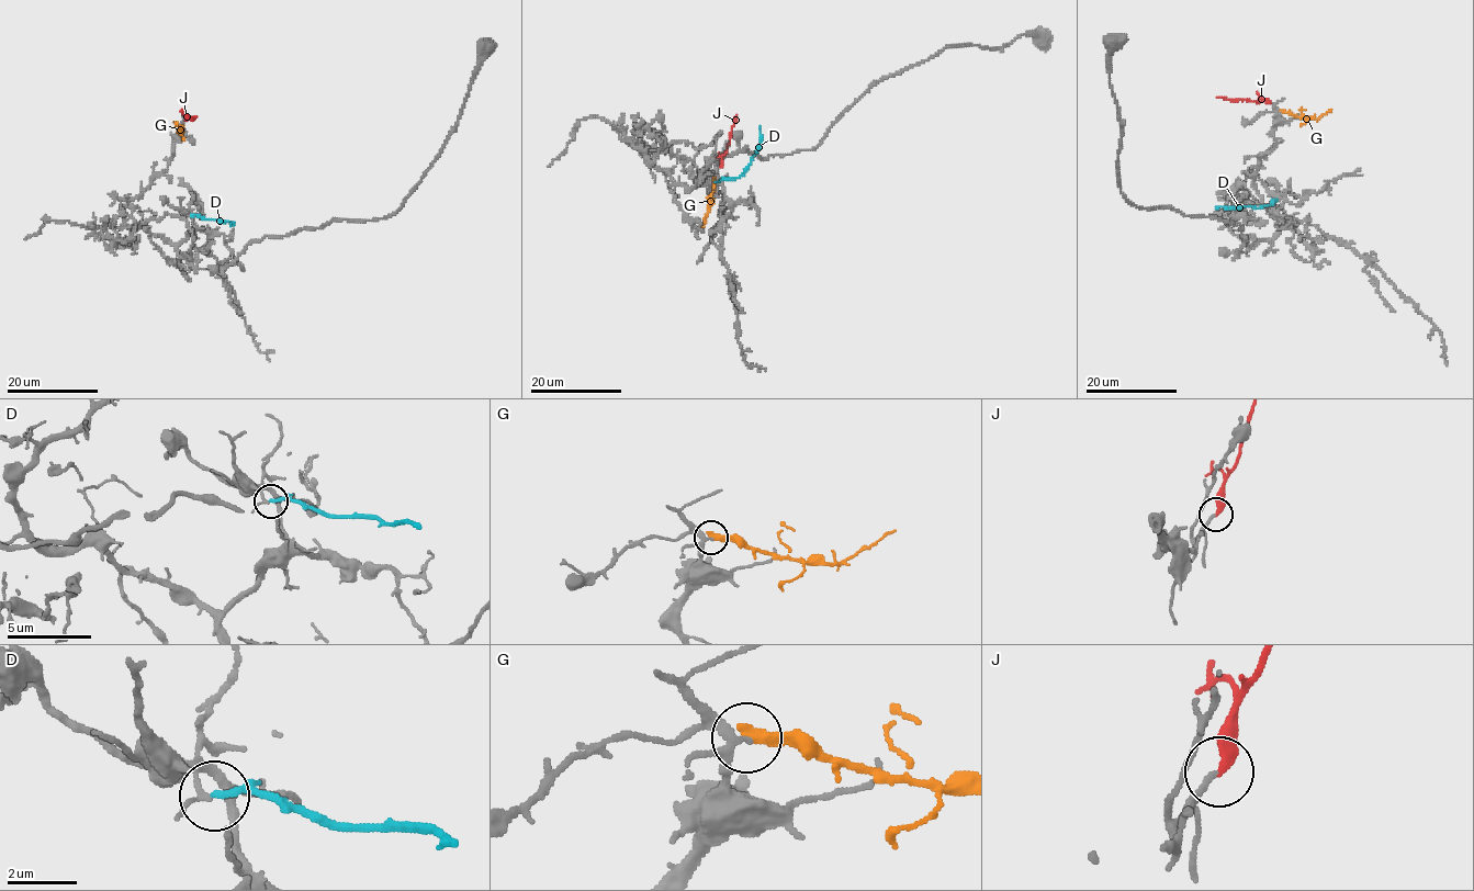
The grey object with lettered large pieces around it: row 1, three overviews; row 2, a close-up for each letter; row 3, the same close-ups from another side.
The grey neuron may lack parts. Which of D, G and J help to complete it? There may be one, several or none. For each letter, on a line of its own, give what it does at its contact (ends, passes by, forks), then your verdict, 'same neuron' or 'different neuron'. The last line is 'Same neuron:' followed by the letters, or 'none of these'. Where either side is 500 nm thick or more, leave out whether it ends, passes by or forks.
D: it ends; different neuron
G: it ends; different neuron
J: it ends; same neuron
Same neuron: J

